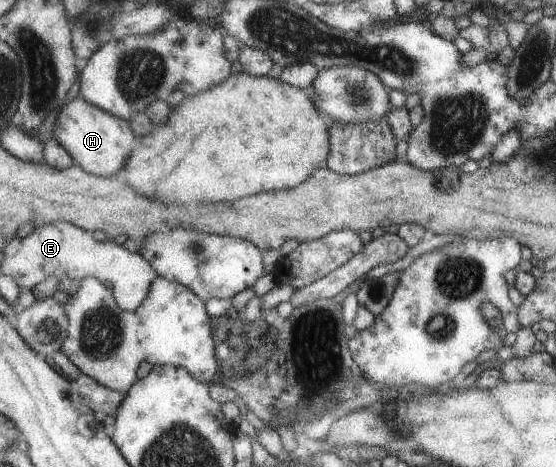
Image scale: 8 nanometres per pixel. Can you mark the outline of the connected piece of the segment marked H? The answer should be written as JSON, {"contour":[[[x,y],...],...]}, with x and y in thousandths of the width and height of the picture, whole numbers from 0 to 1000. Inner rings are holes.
{"contour":[[[144,206],[112,233],[95,287],[129,332],[135,351],[156,370],[187,379],[203,379],[227,358],[248,315],[250,300],[232,259],[155,221]]]}

